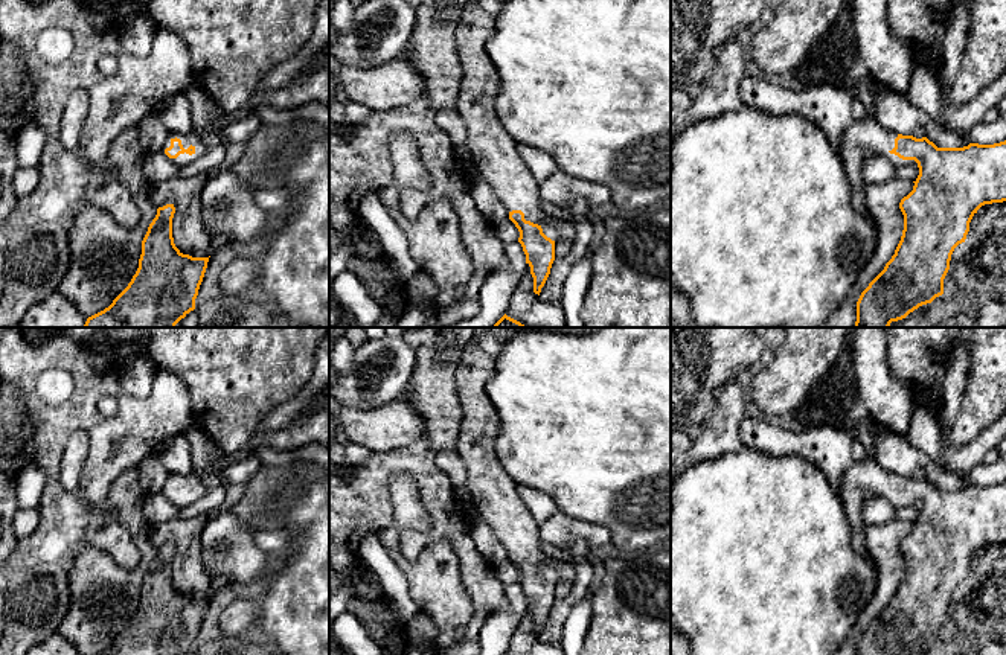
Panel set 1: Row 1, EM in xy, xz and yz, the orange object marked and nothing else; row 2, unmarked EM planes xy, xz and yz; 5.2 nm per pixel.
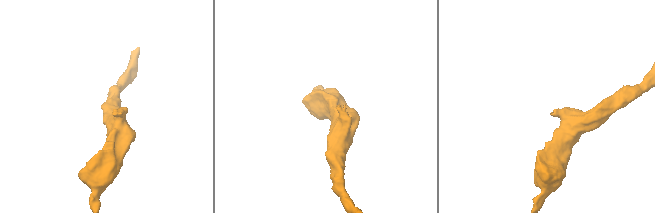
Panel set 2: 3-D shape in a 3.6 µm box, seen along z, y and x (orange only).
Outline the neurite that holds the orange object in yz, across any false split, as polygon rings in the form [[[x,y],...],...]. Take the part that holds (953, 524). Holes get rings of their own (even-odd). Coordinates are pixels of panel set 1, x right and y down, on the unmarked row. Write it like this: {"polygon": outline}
{"polygon": [[[866,457],[841,477],[841,498],[852,548],[863,554],[864,503],[883,497],[896,507],[918,506],[913,532],[899,544],[904,571],[892,600],[857,643],[857,655],[910,655],[944,635],[954,590],[965,583],[969,564],[985,545],[1006,542],[1006,481],[937,489],[927,478],[889,472]]]}

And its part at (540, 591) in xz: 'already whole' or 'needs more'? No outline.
needs more

